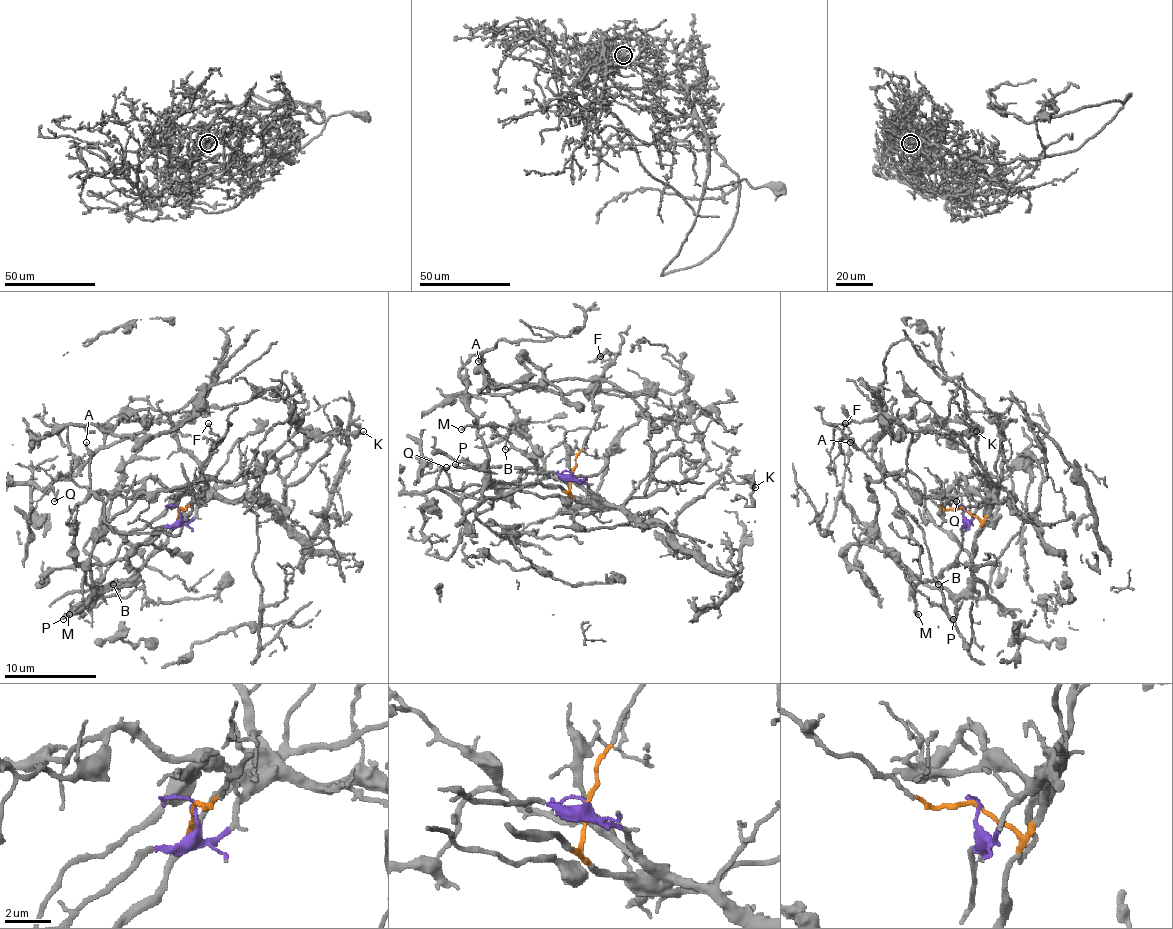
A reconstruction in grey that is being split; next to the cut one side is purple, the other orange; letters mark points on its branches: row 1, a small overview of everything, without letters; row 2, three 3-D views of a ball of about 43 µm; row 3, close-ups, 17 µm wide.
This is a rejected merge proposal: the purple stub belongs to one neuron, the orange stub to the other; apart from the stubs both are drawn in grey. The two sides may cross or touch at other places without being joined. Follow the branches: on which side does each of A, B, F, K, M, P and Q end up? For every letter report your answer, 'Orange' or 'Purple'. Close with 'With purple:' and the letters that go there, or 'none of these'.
A: Orange
B: Orange
F: Orange
K: Purple
M: Orange
P: Orange
Q: Purple
With purple: K, Q

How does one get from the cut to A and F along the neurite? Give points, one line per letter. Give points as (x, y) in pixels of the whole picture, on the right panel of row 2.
A: (963, 508), (977, 518), (972, 573), (986, 587), (981, 596), (923, 585), (854, 522), (842, 490), (849, 441)
F: (963, 508), (942, 508), (917, 490), (900, 485), (849, 437), (845, 423)

